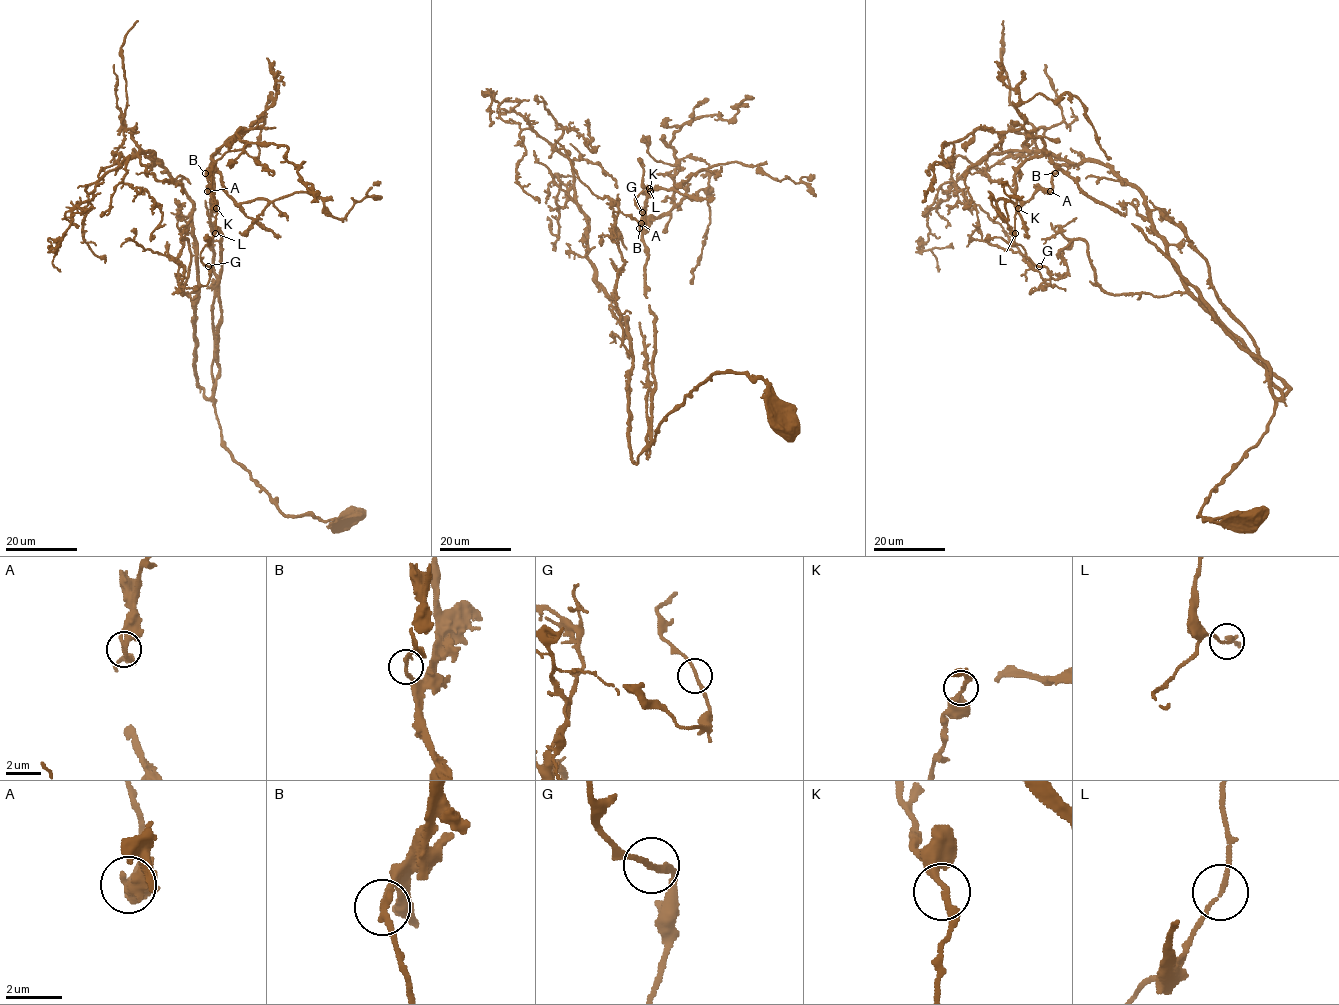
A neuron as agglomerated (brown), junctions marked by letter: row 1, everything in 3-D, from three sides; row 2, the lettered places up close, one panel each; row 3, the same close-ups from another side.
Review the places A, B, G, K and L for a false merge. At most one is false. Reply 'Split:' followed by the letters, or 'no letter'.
Split: no letter

